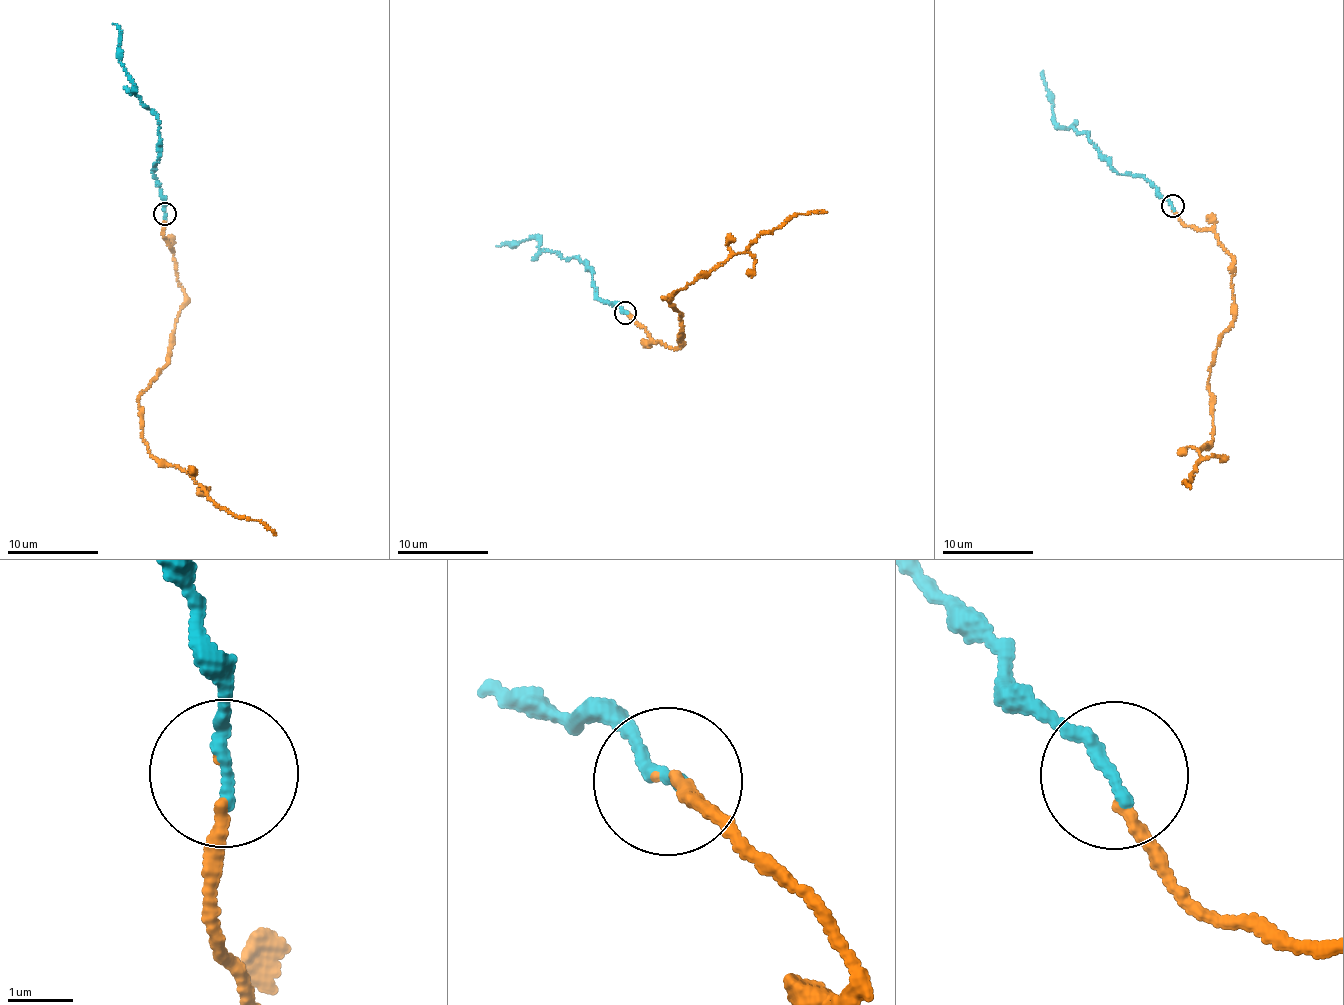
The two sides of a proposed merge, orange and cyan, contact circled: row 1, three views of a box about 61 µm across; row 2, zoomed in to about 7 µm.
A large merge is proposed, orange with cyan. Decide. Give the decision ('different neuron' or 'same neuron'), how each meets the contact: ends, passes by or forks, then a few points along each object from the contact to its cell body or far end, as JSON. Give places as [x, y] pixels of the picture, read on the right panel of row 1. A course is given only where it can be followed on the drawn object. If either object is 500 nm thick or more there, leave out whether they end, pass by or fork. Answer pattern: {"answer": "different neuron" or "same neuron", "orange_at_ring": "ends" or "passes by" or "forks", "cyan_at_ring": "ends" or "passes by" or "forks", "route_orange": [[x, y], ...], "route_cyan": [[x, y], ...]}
{"answer": "same neuron", "orange_at_ring": "ends", "cyan_at_ring": "ends", "route_orange": [[1172, 204], [1183, 223], [1215, 234], [1232, 261], [1234, 319], [1209, 386], [1213, 439], [1183, 482], [1190, 488]], "route_cyan": [[1172, 206], [1159, 194], [1159, 188], [1142, 177], [1119, 174], [1086, 133], [1055, 123], [1054, 104], [1042, 72]]}

